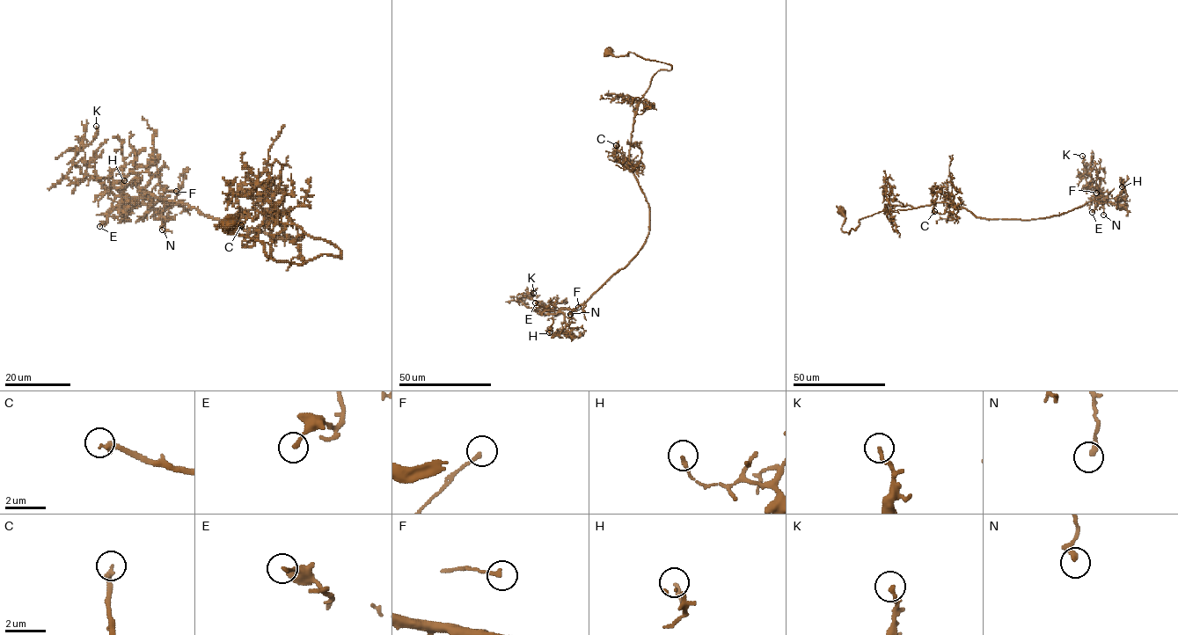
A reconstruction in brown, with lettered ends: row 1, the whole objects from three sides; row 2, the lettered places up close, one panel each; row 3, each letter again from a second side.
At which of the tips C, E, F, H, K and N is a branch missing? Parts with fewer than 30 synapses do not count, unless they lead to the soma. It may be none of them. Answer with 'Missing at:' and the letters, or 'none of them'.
Missing at: C

